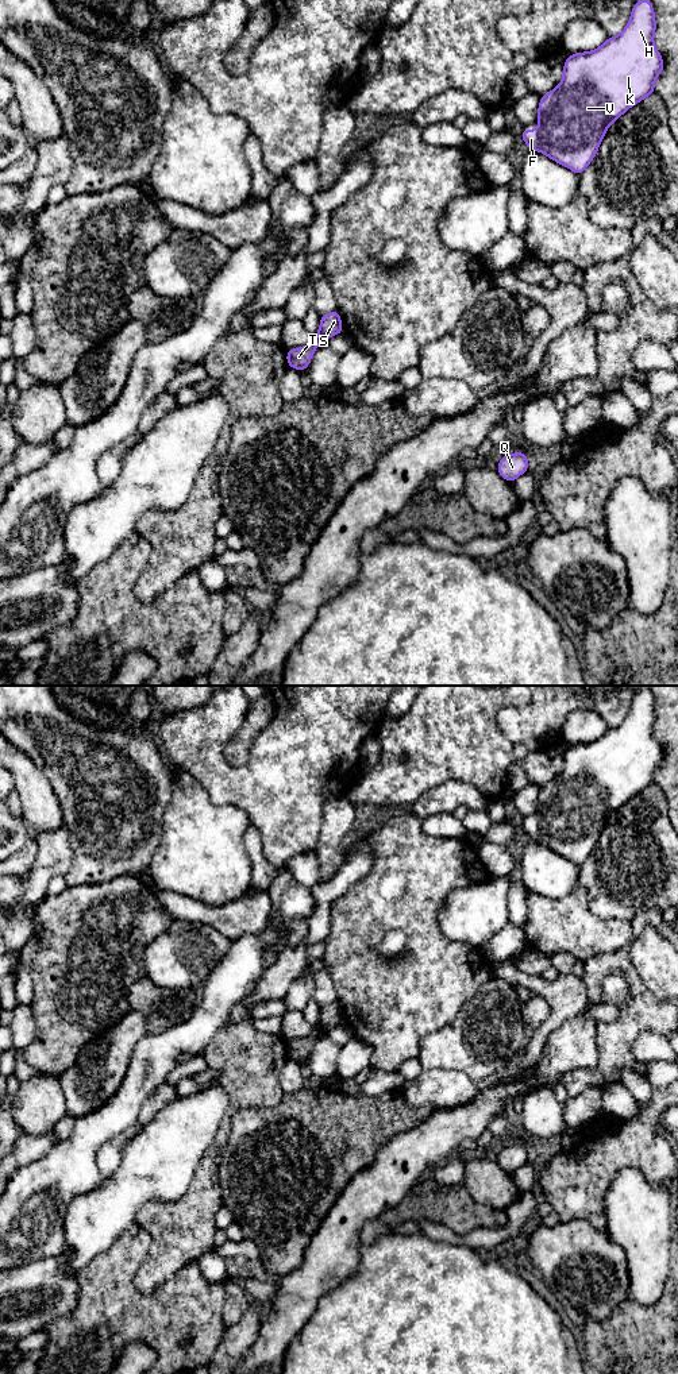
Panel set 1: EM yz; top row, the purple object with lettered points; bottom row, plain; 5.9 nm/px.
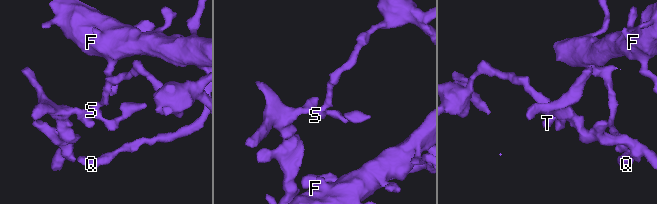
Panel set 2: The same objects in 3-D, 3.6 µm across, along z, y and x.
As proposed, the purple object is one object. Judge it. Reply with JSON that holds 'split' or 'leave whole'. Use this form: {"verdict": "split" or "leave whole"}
{"verdict": "split"}

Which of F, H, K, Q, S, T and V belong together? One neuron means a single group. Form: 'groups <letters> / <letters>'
groups F H K Q S V / T

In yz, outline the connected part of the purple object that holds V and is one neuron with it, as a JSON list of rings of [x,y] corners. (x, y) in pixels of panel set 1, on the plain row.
[[[643,688],[633,695],[629,713],[619,726],[609,727],[596,741],[570,745],[560,775],[540,787],[536,808],[540,819],[520,821],[528,840],[581,867],[594,850],[609,817],[655,784],[655,771],[664,760],[664,752],[654,736],[655,722],[654,696]]]

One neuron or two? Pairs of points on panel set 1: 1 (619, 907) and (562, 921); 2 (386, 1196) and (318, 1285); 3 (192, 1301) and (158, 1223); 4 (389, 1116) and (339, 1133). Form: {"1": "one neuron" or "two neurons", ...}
{"1": "two neurons", "2": "one neuron", "3": "two neurons", "4": "one neuron"}

